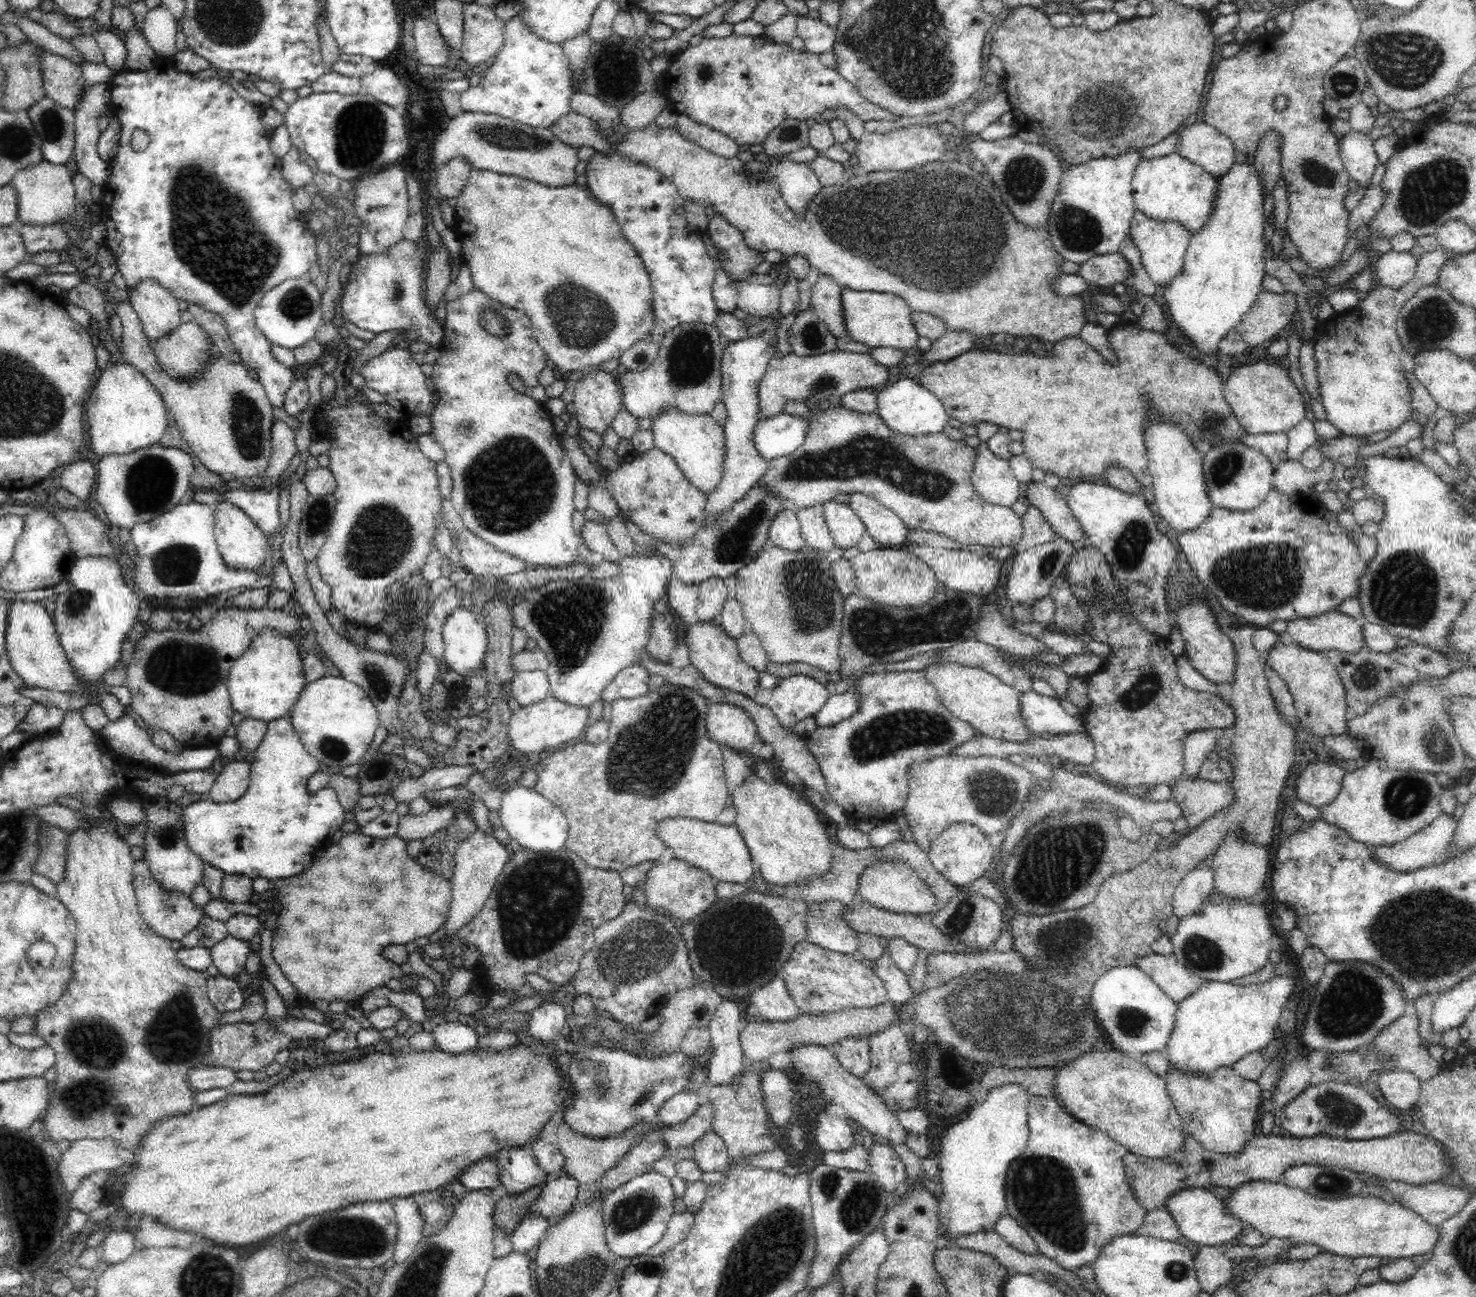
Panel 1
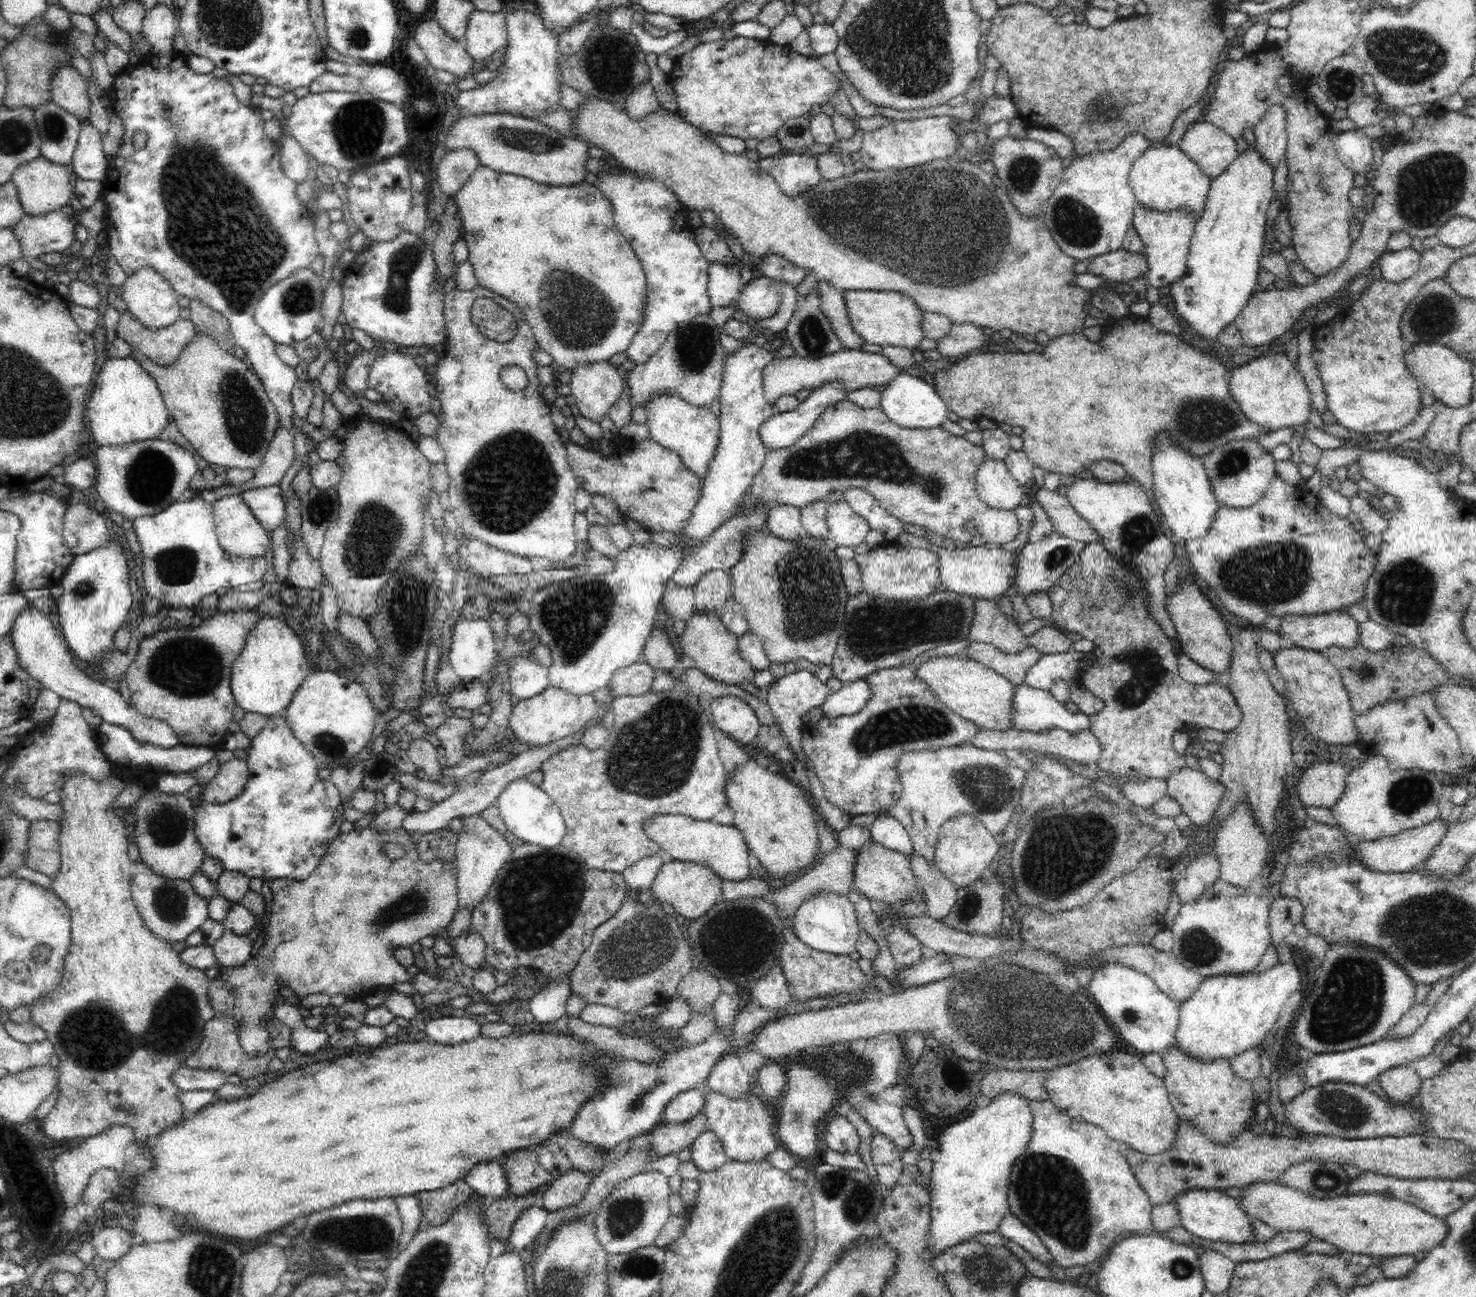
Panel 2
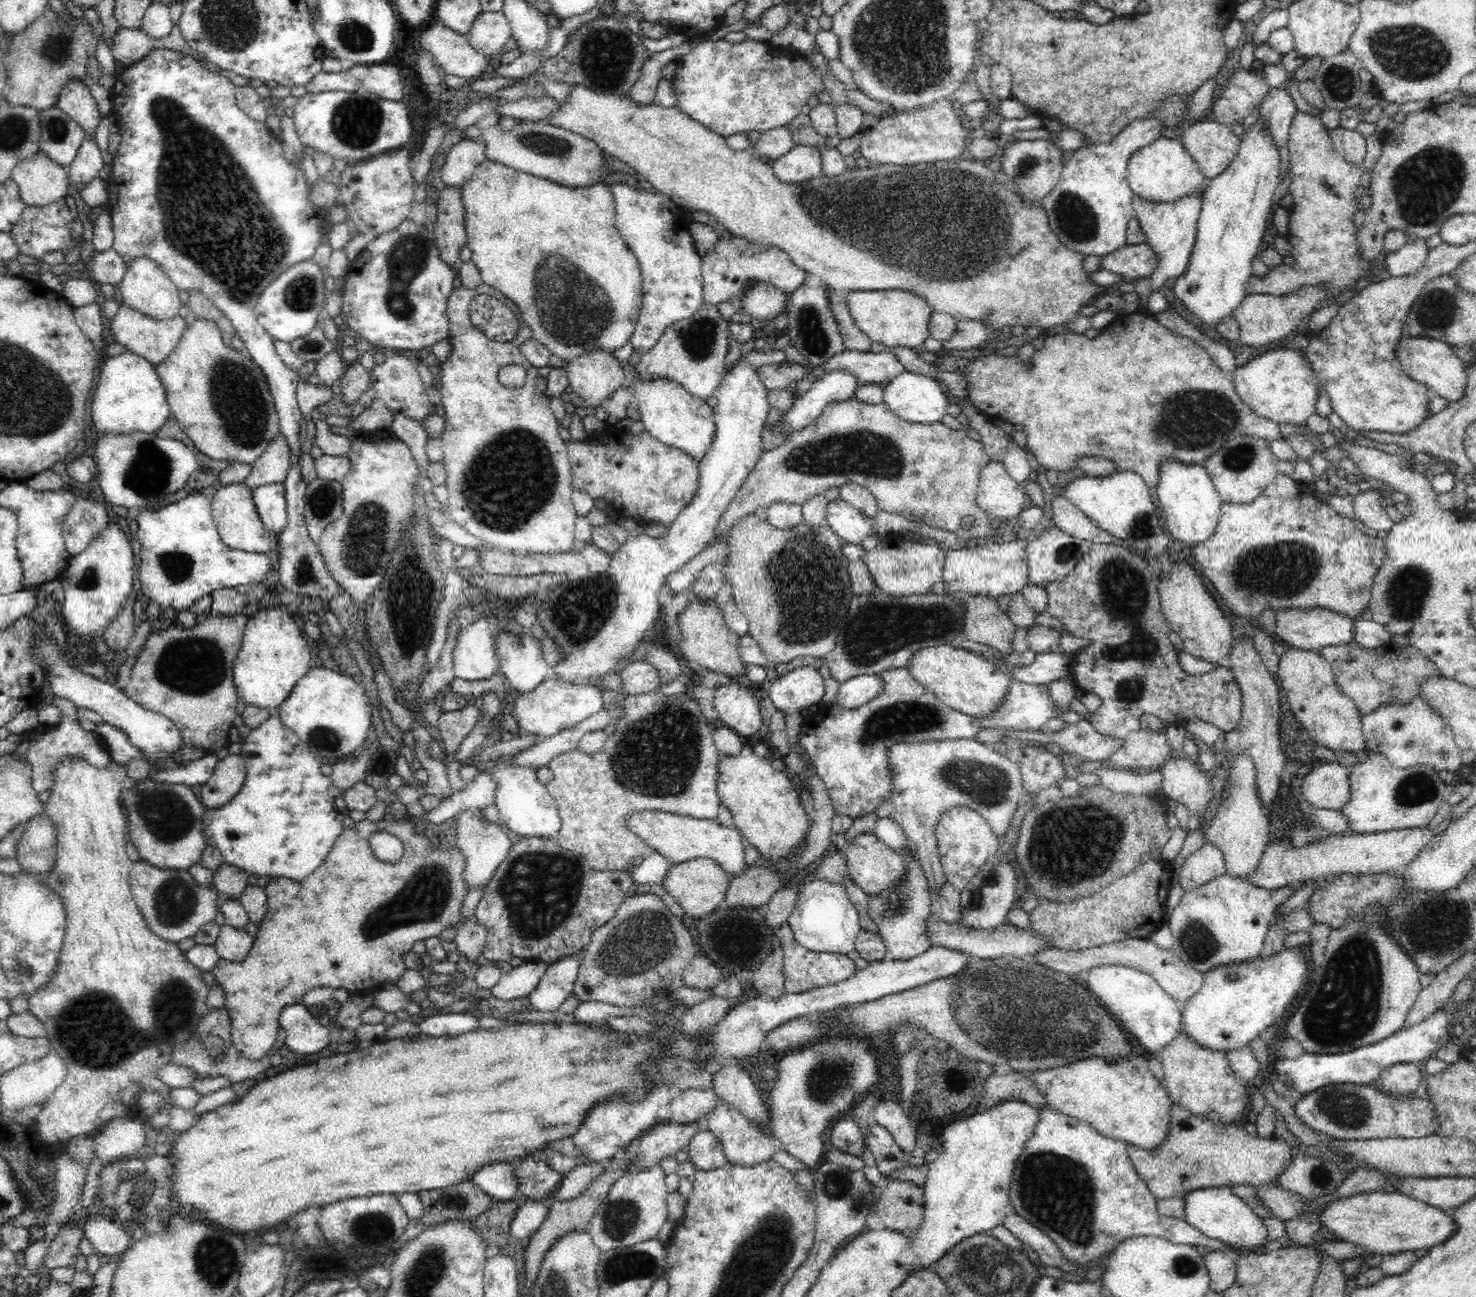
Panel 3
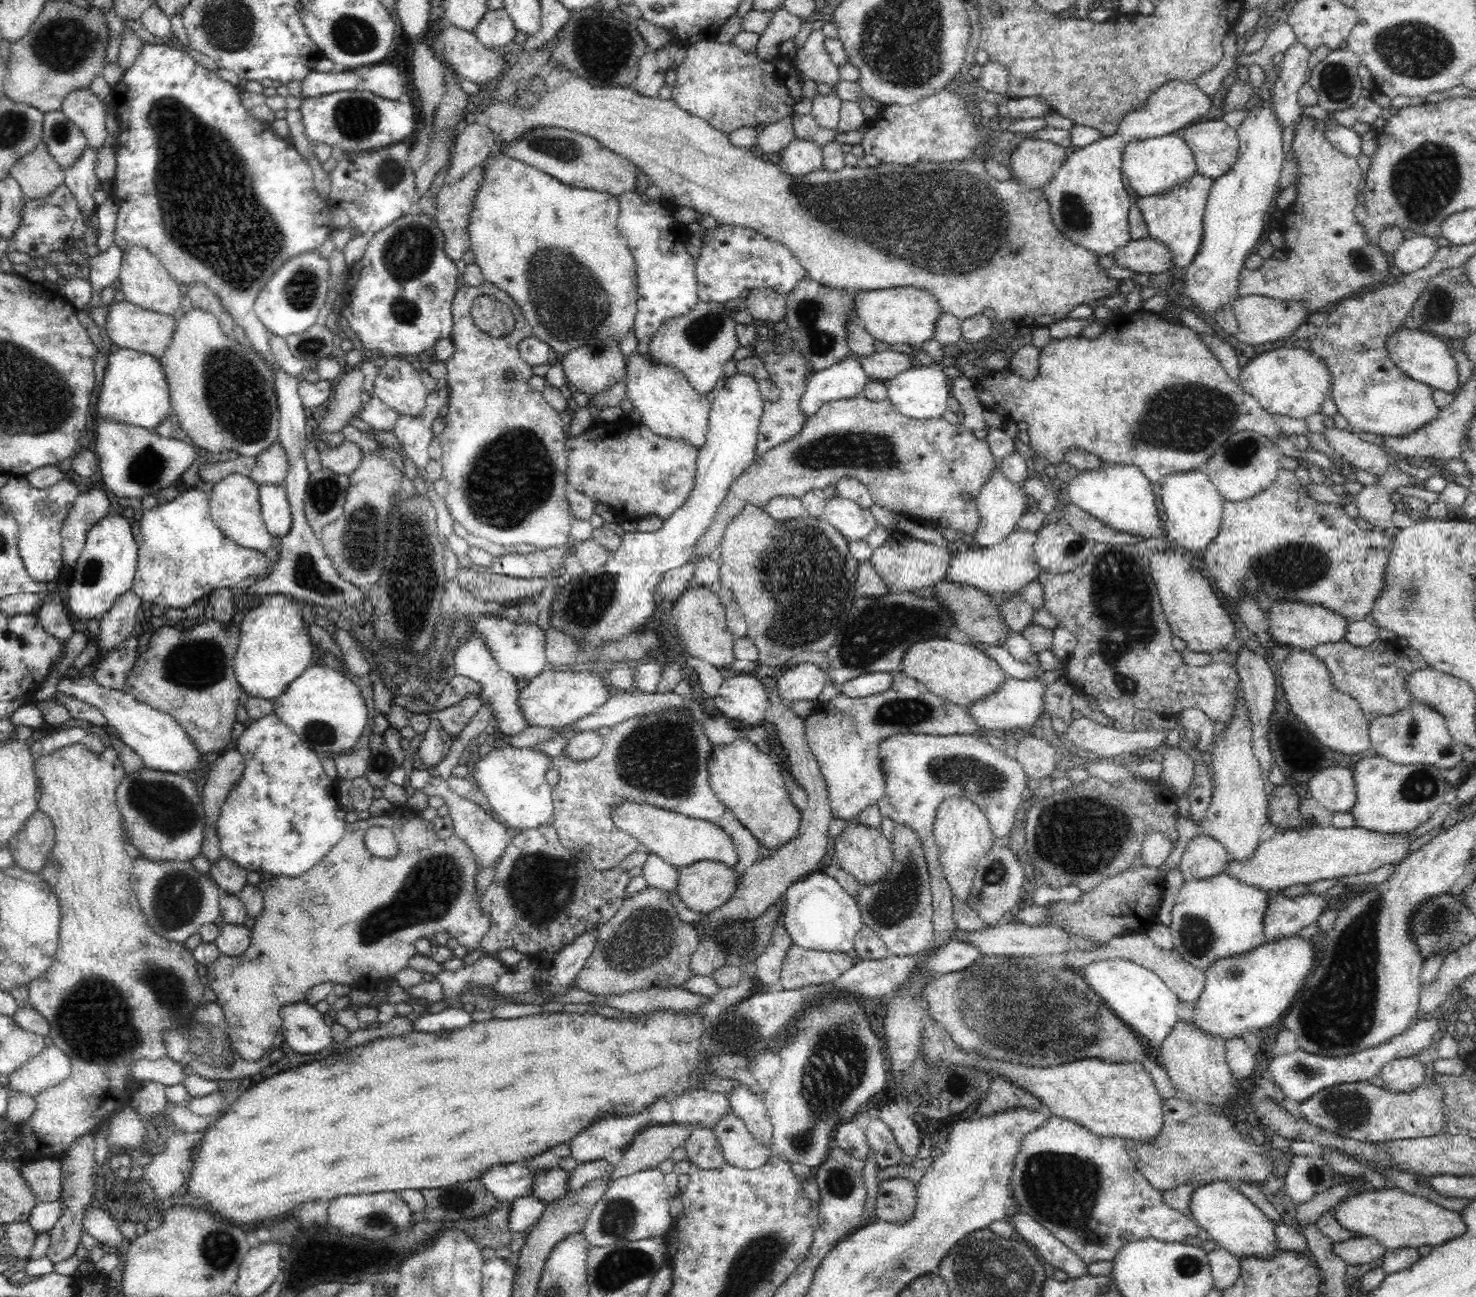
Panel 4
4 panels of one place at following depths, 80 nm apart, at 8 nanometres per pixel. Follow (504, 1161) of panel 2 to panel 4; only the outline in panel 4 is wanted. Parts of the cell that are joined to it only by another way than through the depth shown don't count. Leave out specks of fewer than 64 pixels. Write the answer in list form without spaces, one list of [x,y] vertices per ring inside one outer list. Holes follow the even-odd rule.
[[[543,1165],[532,1169],[532,1186],[528,1194],[534,1195],[544,1203],[551,1203],[566,1195],[568,1173],[558,1166]]]

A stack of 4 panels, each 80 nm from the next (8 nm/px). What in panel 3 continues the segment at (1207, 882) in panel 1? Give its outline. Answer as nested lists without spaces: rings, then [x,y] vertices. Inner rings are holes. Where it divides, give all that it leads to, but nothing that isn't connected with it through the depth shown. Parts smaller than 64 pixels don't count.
[[[1205,843],[1198,851],[1186,858],[1179,874],[1178,884],[1184,893],[1204,886],[1217,876],[1224,875],[1224,857],[1222,851],[1212,843]]]

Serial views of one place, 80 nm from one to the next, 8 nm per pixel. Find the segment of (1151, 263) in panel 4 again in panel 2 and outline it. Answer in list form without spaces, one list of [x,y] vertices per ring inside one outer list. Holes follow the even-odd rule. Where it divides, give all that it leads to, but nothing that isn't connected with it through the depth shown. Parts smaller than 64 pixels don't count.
[[[1120,249],[1117,251],[1093,256],[1089,259],[1086,273],[1101,276],[1102,282],[1122,282],[1126,283],[1132,278],[1146,275],[1148,265],[1142,253],[1132,254]]]

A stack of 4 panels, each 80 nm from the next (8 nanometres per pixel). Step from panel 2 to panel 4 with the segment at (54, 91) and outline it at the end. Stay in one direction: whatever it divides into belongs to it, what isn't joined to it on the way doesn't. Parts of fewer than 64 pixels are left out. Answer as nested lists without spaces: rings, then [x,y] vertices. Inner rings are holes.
[[[88,88],[72,91],[61,102],[61,112],[85,134],[87,146],[100,150],[107,144],[109,136],[105,122],[105,104]]]

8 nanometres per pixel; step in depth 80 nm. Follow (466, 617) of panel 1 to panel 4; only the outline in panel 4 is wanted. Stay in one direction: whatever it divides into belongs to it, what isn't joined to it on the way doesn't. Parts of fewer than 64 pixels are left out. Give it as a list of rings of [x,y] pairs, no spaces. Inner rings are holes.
[[[473,629],[471,634],[462,640],[456,650],[454,656],[454,673],[458,676],[466,676],[468,679],[472,679],[480,684],[482,687],[482,696],[480,699],[484,700],[484,704],[490,704],[494,708],[493,720],[498,722],[498,728],[500,728],[498,730],[502,734],[512,736],[527,727],[524,715],[520,713],[520,707],[516,703],[519,694],[516,689],[516,682],[513,682],[512,675],[508,672],[501,671],[496,660],[492,657],[492,653],[490,653],[488,645]]]

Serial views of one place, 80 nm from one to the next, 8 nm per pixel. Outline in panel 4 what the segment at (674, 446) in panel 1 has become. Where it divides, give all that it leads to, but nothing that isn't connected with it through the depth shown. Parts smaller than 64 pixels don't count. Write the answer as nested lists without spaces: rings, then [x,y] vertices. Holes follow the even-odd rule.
[[[635,352],[626,360],[628,365],[624,381],[627,384],[627,398],[632,400],[640,413],[639,423],[659,437],[684,441],[700,452],[709,429],[711,404],[706,395],[695,391],[684,375],[672,367],[654,365],[644,355],[639,356]]]

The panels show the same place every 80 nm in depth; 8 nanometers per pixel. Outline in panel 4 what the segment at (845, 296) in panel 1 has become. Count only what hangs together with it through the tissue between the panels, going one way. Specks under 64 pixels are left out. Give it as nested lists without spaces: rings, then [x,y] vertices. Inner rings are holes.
[[[914,287],[887,288],[882,290],[859,290],[854,292],[852,308],[855,318],[864,325],[874,340],[894,344],[922,347],[934,336],[934,324],[941,313],[932,293]]]

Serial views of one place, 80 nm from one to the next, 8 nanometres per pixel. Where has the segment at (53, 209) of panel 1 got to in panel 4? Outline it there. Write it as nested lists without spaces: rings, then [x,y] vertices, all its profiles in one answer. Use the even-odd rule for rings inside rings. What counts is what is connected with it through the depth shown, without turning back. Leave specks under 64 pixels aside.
[[[44,143],[14,164],[10,177],[20,185],[25,200],[46,199],[65,184],[65,170],[50,156]]]

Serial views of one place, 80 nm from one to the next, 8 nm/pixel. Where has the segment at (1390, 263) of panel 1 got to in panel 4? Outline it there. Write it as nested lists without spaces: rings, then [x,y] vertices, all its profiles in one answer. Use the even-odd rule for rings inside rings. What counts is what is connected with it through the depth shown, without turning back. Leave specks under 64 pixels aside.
[[[1415,235],[1411,239],[1402,241],[1402,244],[1392,253],[1391,264],[1396,266],[1401,274],[1410,274],[1426,266],[1432,260],[1438,238],[1424,235]]]

